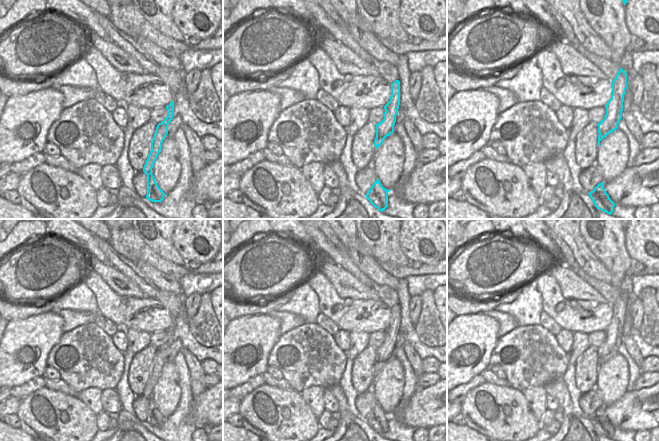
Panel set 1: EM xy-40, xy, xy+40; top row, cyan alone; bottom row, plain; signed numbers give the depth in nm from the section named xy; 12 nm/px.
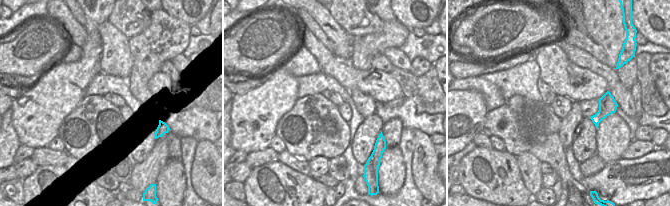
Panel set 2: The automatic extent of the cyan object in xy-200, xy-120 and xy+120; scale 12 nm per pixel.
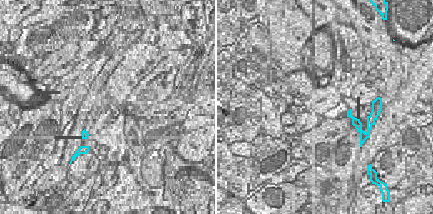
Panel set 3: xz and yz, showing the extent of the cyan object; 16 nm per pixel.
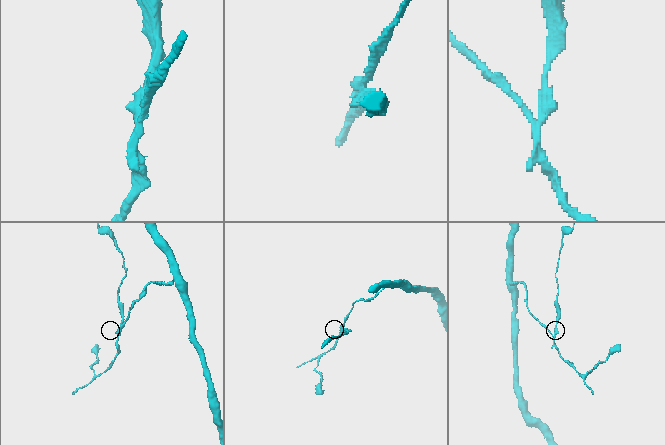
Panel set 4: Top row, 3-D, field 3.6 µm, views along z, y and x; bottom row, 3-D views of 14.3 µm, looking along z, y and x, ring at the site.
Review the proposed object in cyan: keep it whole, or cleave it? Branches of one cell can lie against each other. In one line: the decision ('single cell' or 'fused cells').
fused cells

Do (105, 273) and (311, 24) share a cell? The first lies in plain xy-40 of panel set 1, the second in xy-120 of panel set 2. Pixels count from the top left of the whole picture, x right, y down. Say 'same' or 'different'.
same

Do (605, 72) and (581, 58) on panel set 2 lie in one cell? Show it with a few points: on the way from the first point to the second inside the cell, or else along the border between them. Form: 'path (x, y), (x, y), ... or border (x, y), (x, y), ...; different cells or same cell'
path (599, 69), (587, 61); same cell

